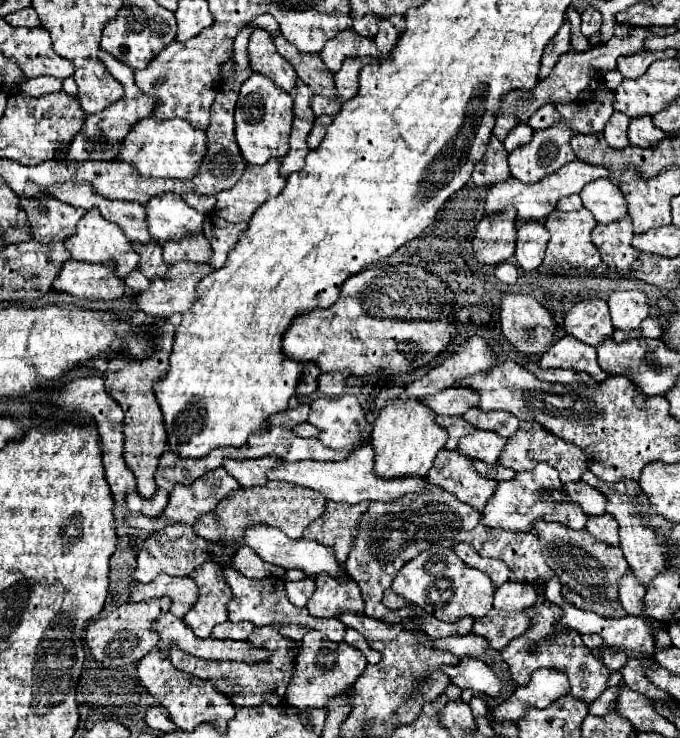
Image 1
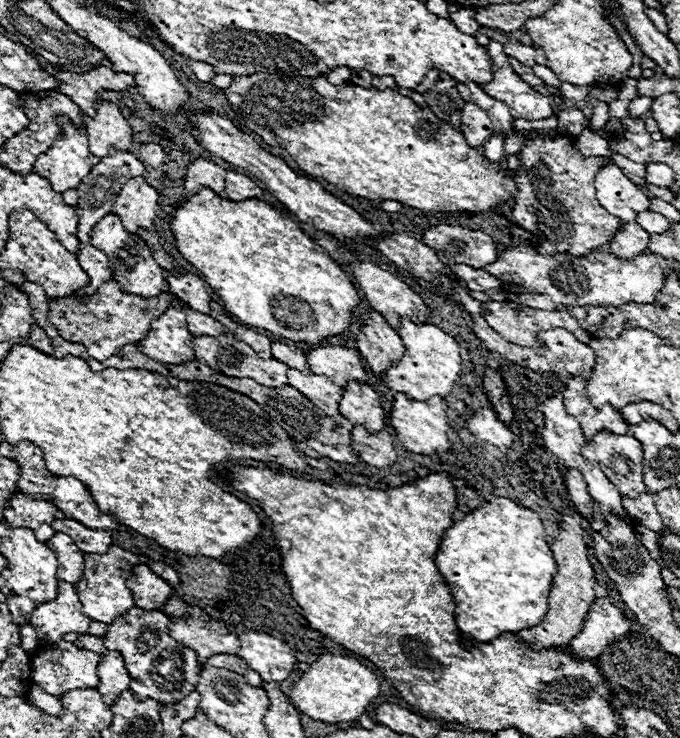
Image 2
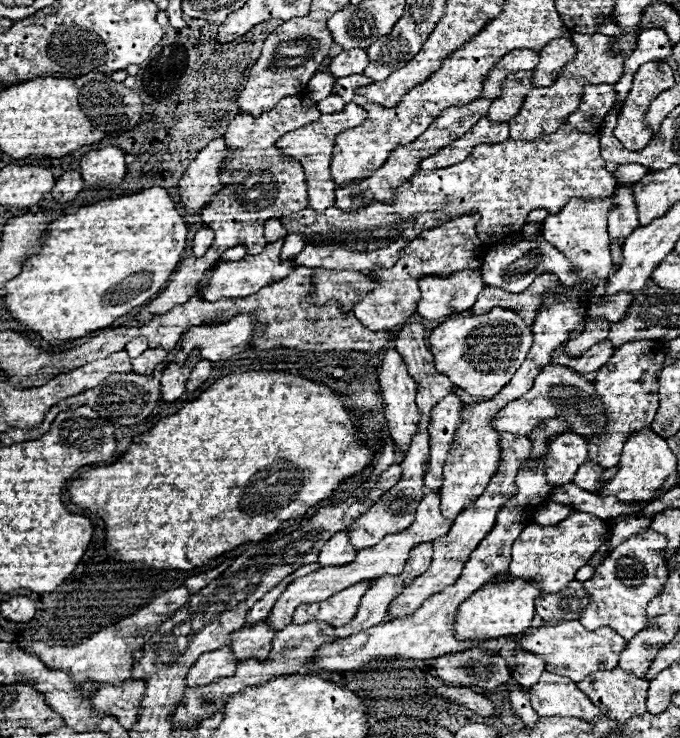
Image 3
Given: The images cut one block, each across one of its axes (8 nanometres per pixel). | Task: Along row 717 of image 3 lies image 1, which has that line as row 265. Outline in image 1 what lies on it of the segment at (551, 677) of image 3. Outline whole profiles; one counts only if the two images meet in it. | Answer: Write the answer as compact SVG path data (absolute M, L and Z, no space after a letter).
M554 210L552 216L546 218L544 226L550 232L550 242L548 242L542 264L544 266L550 266L550 264L566 266L566 270L570 270L572 276L590 276L594 268L600 264L600 254L590 240L590 232L596 226L596 220L592 220L592 214L588 210L580 210L580 212Z

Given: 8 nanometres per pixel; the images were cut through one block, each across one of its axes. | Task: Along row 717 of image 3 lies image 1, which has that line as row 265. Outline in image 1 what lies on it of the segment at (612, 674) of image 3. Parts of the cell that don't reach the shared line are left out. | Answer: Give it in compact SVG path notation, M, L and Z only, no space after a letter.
M624 218L616 224L596 224L592 230L592 242L598 248L602 262L608 266L610 278L632 276L632 266L640 258L640 250L632 246L632 220Z

